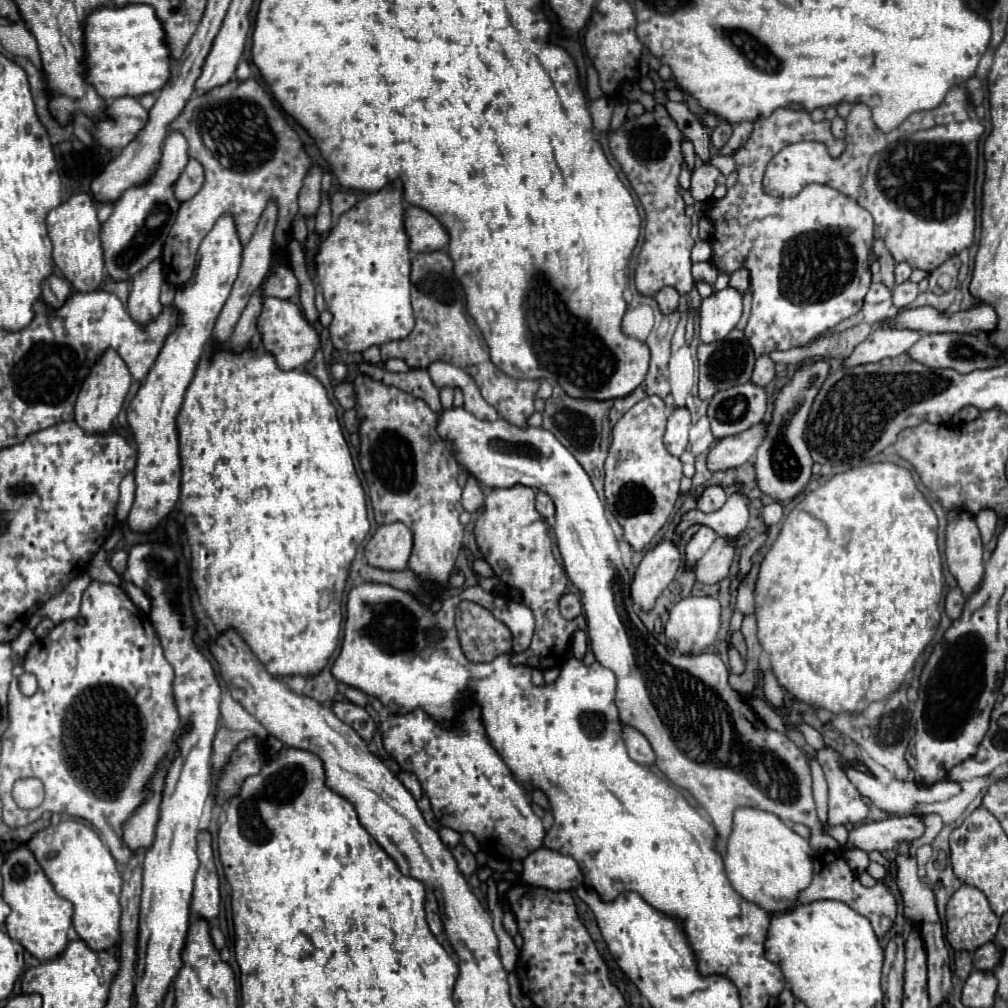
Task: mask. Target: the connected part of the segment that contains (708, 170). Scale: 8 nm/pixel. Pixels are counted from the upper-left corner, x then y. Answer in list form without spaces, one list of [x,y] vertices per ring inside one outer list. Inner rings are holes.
[[[703,163],[701,167],[693,169],[691,189],[689,189],[691,195],[693,195],[693,199],[699,201],[699,203],[711,199],[713,189],[715,189],[715,185],[717,185],[717,183],[715,183],[717,177],[719,177],[719,171],[717,171],[713,165],[709,165],[709,163]]]

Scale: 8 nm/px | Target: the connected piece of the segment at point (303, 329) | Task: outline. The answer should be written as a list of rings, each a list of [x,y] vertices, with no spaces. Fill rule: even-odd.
[[[267,297],[263,301],[263,311],[257,317],[257,331],[261,333],[261,341],[263,341],[265,351],[269,351],[277,359],[277,365],[285,371],[299,369],[319,349],[319,335],[315,331],[315,327],[309,325],[305,321],[305,317],[301,317],[301,311],[295,303],[285,301],[285,299]]]

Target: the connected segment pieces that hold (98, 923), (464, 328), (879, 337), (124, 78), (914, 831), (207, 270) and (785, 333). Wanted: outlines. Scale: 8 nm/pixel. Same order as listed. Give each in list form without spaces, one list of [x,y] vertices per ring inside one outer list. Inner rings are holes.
[[[61,821],[35,833],[27,843],[45,875],[53,883],[55,891],[73,903],[73,927],[77,935],[93,949],[111,949],[119,941],[119,919],[121,919],[121,875],[111,857],[109,849],[101,843],[97,831],[81,821]]]
[[[447,251],[417,253],[411,257],[411,301],[415,311],[415,329],[401,341],[381,345],[381,357],[403,359],[411,369],[425,369],[435,361],[447,361],[465,369],[481,389],[481,395],[491,403],[499,417],[507,423],[525,429],[527,419],[533,415],[535,393],[539,381],[535,379],[513,379],[497,369],[489,357],[489,349],[473,319],[465,311],[465,291],[459,279],[453,275],[453,261]]]
[[[877,327],[863,343],[855,347],[855,351],[843,361],[843,367],[857,367],[865,363],[877,363],[887,357],[899,357],[909,351],[909,347],[921,337],[917,331],[909,329],[893,329],[893,327]]]
[[[127,5],[123,9],[97,9],[85,17],[83,25],[85,33],[85,81],[95,87],[99,97],[105,101],[117,99],[117,97],[141,97],[147,93],[157,93],[161,91],[161,85],[169,79],[171,71],[171,57],[169,57],[169,47],[165,45],[165,31],[161,23],[157,21],[153,9],[149,5]]]
[[[895,815],[885,821],[875,823],[863,823],[855,825],[849,831],[849,841],[843,849],[863,849],[863,851],[887,851],[887,849],[899,849],[903,845],[909,845],[911,841],[919,839],[925,831],[925,823],[921,815]]]
[[[225,213],[201,241],[193,281],[183,285],[175,293],[173,305],[181,311],[179,325],[167,337],[145,383],[137,391],[135,399],[129,403],[127,420],[137,441],[137,467],[135,467],[137,493],[131,513],[127,517],[127,525],[133,531],[153,529],[163,517],[169,515],[169,511],[175,507],[179,499],[181,465],[179,465],[177,415],[183,405],[183,395],[201,361],[205,345],[211,339],[215,319],[231,293],[233,281],[237,279],[241,267],[241,253],[243,247],[239,243],[233,217]]]
[[[777,109],[765,119],[757,119],[749,141],[733,155],[737,163],[737,183],[727,191],[723,199],[711,199],[703,205],[701,217],[713,221],[715,233],[711,239],[711,263],[719,273],[733,273],[747,269],[753,289],[753,317],[745,327],[745,335],[755,351],[755,357],[769,355],[775,349],[791,349],[809,343],[813,337],[835,327],[839,321],[855,315],[863,297],[871,285],[871,245],[873,245],[873,217],[867,209],[851,197],[837,193],[837,189],[825,185],[807,185],[797,197],[779,199],[763,191],[761,179],[767,163],[785,145],[799,141],[825,141],[831,135],[831,123],[827,119],[815,123],[803,109]]]

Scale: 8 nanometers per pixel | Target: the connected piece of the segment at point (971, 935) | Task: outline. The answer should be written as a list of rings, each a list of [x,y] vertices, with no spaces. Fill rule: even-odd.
[[[961,885],[947,903],[947,941],[955,951],[975,951],[981,945],[993,941],[999,927],[999,917],[991,911],[989,901],[977,887]]]

